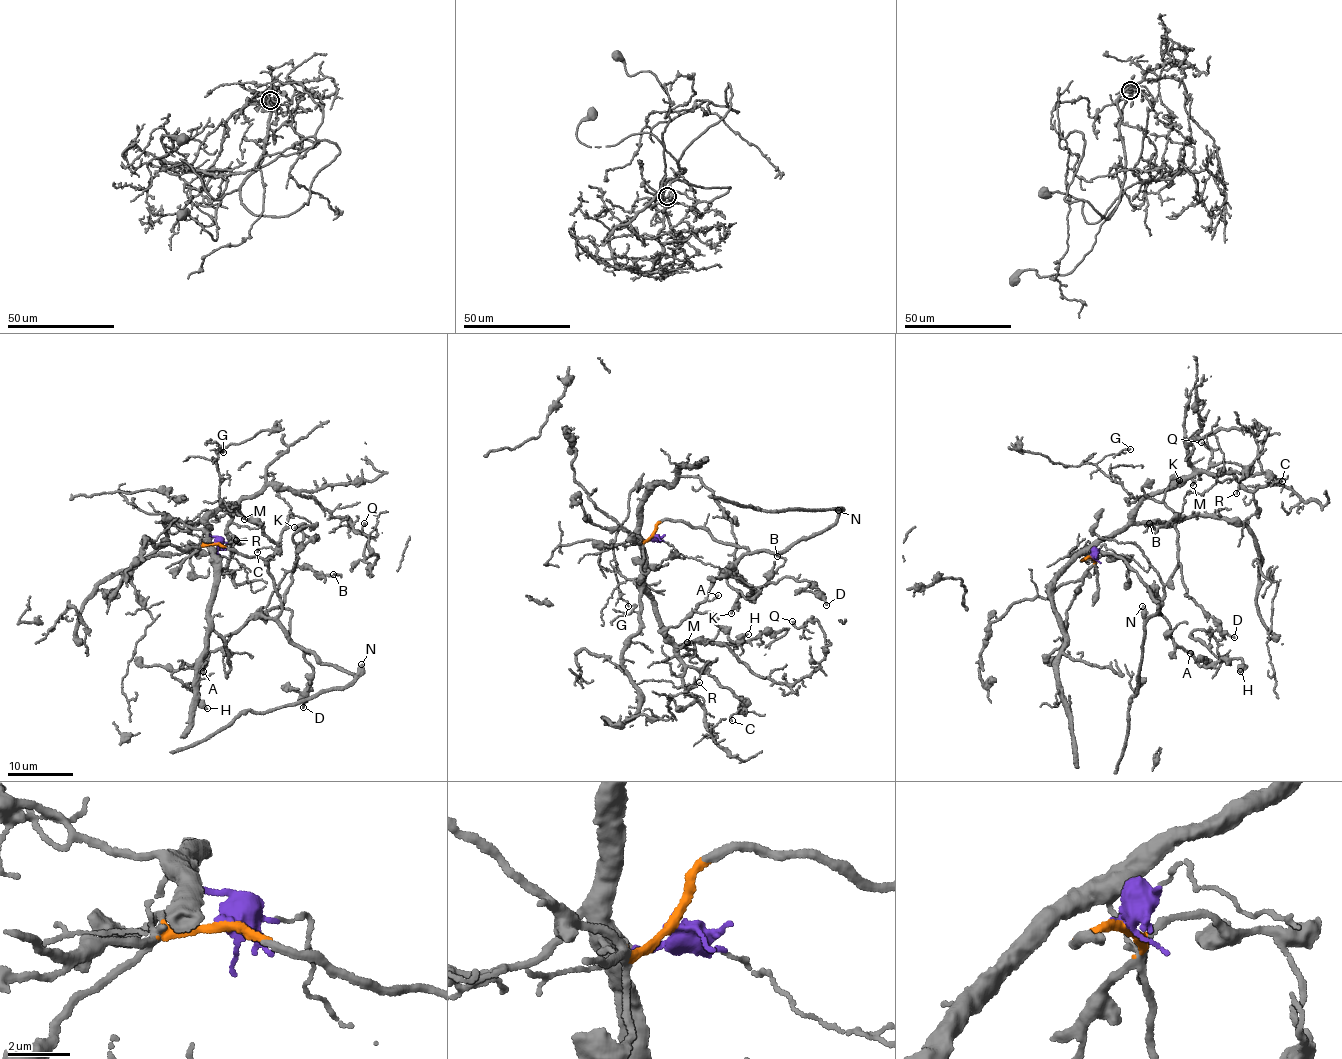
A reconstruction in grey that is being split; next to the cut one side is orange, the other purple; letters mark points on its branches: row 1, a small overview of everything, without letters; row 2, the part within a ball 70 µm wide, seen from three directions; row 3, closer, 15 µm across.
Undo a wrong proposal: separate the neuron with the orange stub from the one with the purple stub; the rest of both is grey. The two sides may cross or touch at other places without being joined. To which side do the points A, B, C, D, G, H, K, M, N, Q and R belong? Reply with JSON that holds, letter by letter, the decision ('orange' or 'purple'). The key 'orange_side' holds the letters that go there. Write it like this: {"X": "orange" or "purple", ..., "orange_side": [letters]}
{"A": "orange", "B": "orange", "C": "purple", "D": "orange", "G": "purple", "H": "orange", "K": "orange", "M": "purple", "N": "orange", "Q": "purple", "R": "purple", "orange_side": ["A", "B", "D", "H", "K", "N"]}

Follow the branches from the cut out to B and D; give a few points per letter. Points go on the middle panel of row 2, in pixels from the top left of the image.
B: (653, 534), (662, 520), (679, 521), (747, 548), (726, 572), (752, 588), (749, 597), (784, 562), (776, 556)
D: (653, 534), (662, 520), (699, 528), (747, 548), (726, 572), (749, 587), (806, 580), (826, 605)

